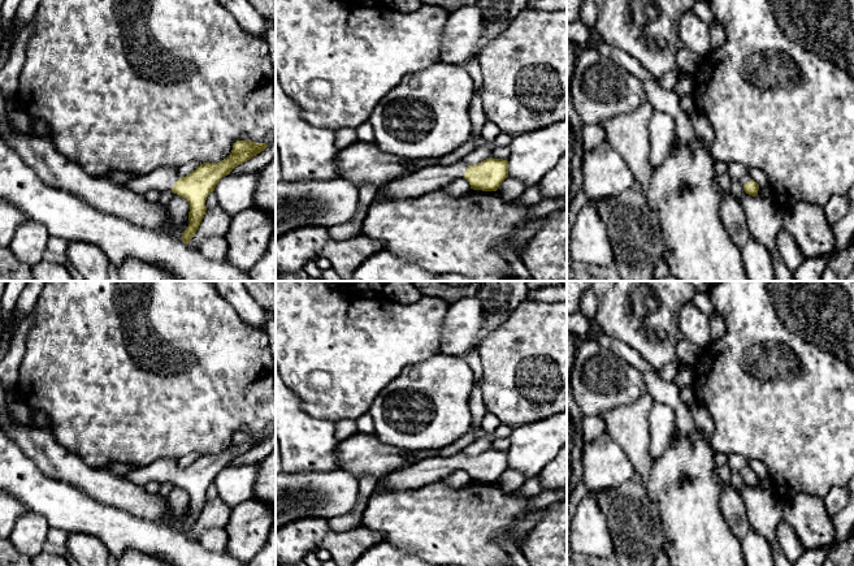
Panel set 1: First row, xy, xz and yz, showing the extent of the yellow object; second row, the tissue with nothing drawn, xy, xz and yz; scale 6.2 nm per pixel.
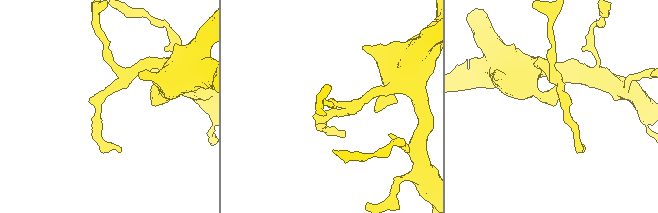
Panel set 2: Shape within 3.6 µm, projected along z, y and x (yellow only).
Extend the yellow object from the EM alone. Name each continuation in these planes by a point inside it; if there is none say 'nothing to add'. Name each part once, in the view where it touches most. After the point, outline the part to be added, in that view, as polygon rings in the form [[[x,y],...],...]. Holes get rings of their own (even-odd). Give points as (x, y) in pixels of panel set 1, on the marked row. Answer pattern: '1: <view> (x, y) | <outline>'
1: xy (164, 178) | [[[159,168],[152,173],[130,180],[125,186],[144,195],[152,189],[159,191],[172,190],[178,180],[177,168]]]

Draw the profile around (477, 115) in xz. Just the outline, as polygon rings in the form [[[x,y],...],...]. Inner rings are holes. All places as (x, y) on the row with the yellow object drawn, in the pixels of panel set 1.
[[[474,94],[469,103],[469,117],[472,122],[472,137],[474,138],[474,148],[482,147],[486,142],[482,139],[482,128],[487,121],[485,115],[482,98],[480,94]]]

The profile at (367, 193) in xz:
[[[364,183],[360,189],[359,189],[359,204],[357,204],[357,212],[354,216],[352,221],[360,222],[363,221],[370,203],[373,202],[373,199],[377,195],[377,191],[380,189],[370,185],[370,183]]]

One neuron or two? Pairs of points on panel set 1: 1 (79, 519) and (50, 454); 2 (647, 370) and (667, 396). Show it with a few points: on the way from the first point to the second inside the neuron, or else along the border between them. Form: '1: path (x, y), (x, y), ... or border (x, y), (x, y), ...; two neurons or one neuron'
1: border (35, 463), (51, 478), (79, 487), (89, 495); two neurons
2: path (650, 376), (660, 389); one neuron

